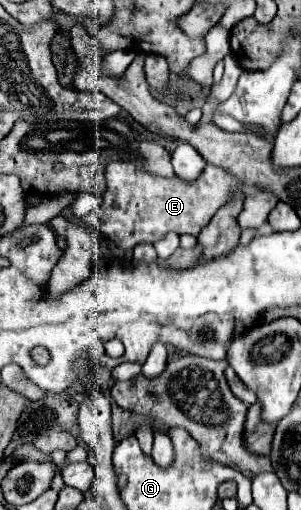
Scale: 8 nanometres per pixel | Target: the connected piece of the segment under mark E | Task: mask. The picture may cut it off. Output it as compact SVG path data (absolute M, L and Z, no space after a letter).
M111 163L107 165L107 191L101 205L85 217L85 221L105 233L121 249L133 249L141 241L155 243L163 239L169 231L199 235L199 231L211 221L217 209L229 201L231 193L243 189L243 185L221 167L207 165L201 177L193 183L185 183L179 177L165 179L145 173L139 165L133 163Z

